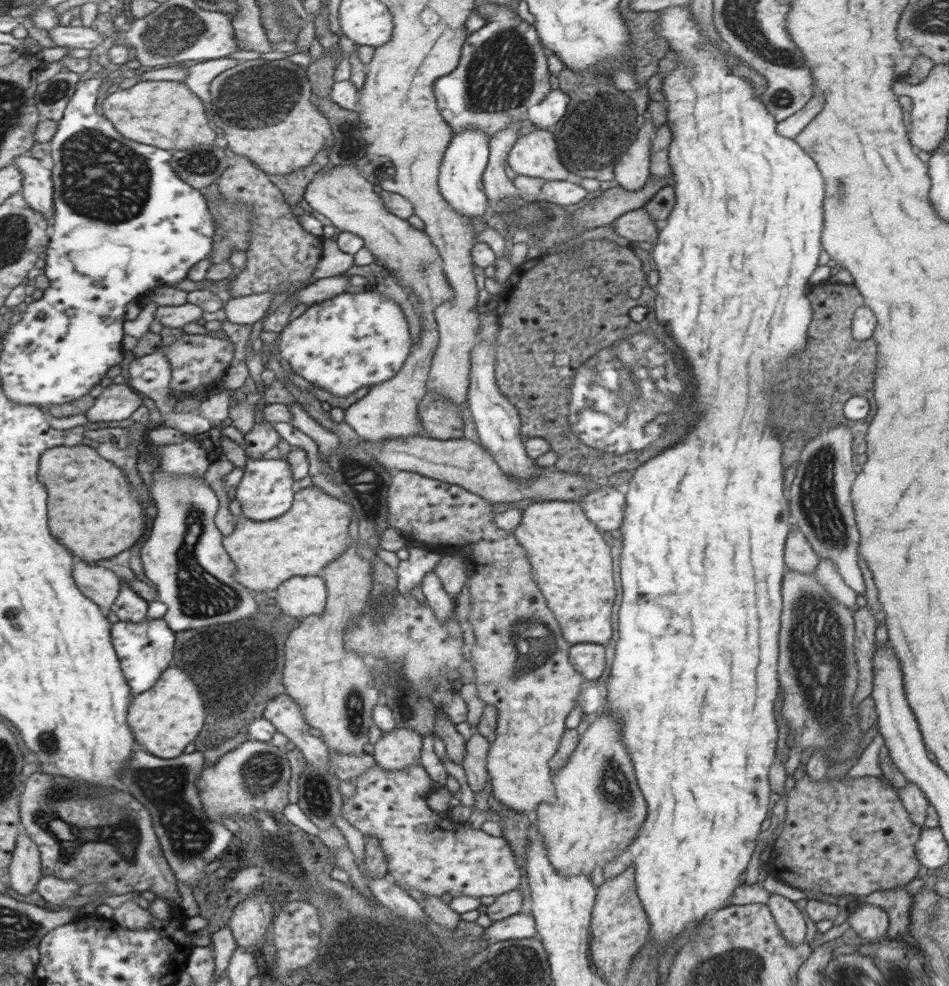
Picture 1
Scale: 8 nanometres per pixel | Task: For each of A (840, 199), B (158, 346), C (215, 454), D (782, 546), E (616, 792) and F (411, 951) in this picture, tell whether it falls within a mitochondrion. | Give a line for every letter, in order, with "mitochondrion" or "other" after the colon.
A: mitochondrion
B: other
C: other
D: other
E: mitochondrion
F: mitochondrion

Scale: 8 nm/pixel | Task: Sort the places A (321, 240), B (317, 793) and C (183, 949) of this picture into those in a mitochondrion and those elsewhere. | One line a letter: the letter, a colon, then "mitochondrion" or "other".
A: other
B: mitochondrion
C: other

